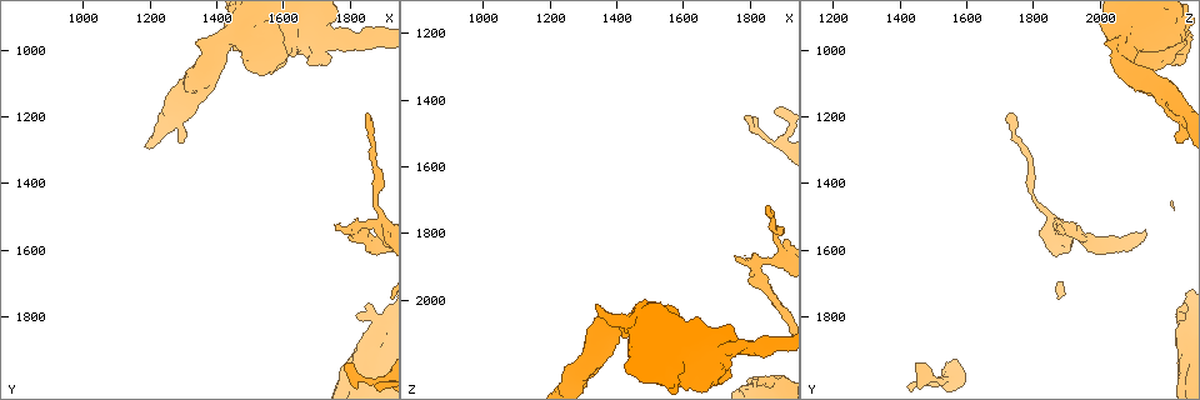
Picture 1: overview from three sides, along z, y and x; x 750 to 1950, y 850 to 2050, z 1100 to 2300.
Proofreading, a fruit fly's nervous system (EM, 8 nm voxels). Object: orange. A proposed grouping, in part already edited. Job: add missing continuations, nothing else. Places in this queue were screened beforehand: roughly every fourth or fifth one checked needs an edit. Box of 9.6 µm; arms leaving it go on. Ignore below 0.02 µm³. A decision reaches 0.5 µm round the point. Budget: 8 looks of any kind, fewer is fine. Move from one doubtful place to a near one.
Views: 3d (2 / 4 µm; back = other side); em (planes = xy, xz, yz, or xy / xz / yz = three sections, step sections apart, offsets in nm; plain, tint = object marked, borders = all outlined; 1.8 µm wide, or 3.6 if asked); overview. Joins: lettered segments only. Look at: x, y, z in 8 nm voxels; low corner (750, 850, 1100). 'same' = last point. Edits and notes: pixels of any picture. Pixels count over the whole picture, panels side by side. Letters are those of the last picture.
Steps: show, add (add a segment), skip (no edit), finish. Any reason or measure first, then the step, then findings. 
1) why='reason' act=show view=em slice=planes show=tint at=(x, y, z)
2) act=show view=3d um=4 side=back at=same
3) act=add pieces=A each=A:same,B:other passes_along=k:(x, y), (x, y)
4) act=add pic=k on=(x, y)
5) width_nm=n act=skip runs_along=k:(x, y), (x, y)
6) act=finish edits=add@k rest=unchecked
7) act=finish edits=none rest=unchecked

act=show view=em um=3.6 slice=planes show=borders at=(1430, 970, 2070)

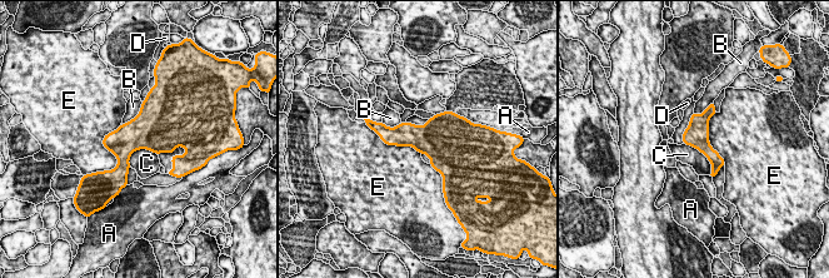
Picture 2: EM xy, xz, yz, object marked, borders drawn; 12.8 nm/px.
act=skip each=A:other,B:other,C:other,D:other,E:other border=2:(684, 143), (707, 158), (709, 175) found='no lettered segment goes on from it'

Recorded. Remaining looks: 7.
why='an open end' act=show view=3d um=4 at=(1860, 1200, 1740)

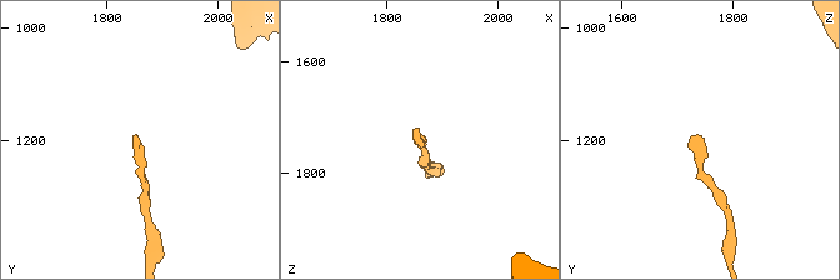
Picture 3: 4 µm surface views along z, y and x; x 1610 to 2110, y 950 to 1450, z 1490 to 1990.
why='now the EM' act=show view=em slice=planes show=plain at=(1850, 1185, 1735)

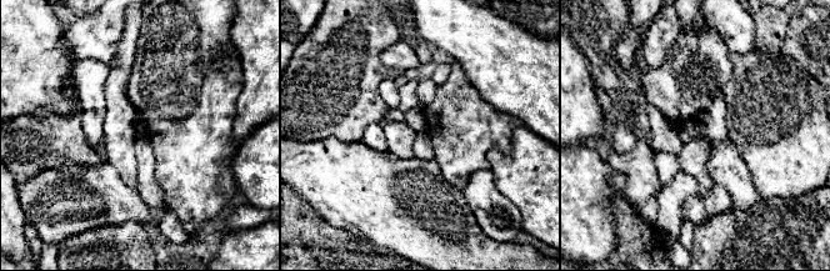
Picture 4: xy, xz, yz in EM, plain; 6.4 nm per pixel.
why='what lies round it' act=show view=em slice=planes show=borders at=same

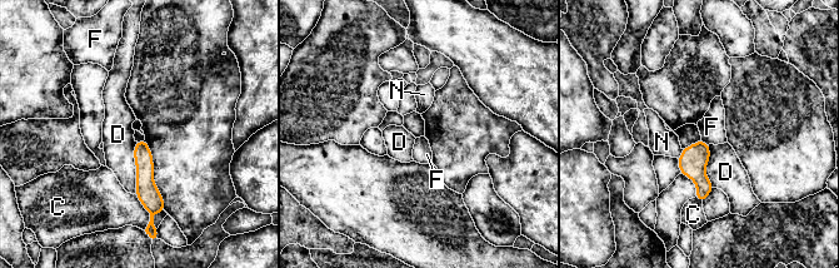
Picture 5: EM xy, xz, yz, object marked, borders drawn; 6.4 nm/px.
longest_contact=D:340nm act=skip each=C:other,D:other,F:other,N:other found='no lettered segment goes on from it'

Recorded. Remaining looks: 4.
why='free end' act=show view=3d um=4 at=(1750, 1520, 1870)

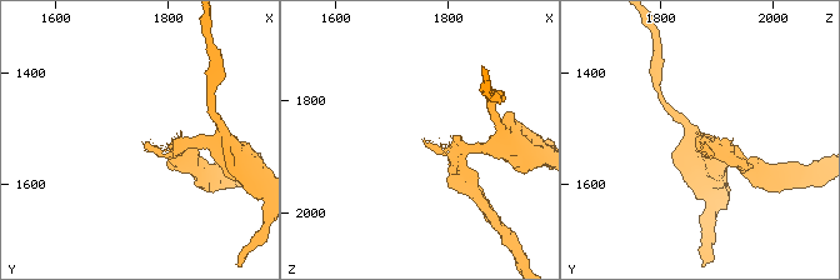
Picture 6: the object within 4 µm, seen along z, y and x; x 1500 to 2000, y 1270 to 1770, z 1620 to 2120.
why='shape alone is not enough' act=show view=em slice=planes show=borders at=(1755, 1520, 1875)

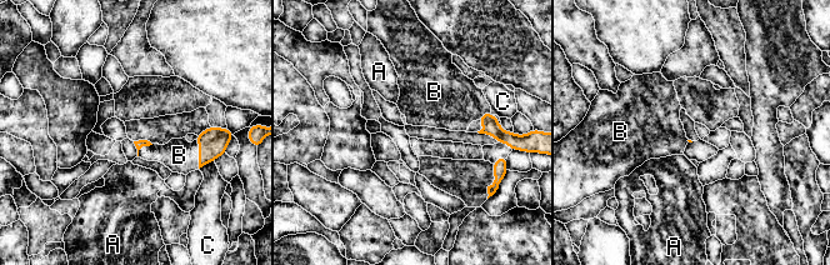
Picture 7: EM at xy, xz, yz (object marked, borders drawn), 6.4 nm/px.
act=add pieces=B each=A:other,B:same,C:other passes_along=7:(213, 143), (199, 154), (179, 155) found='the neuron continues'

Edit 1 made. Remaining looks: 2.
act=finish edits=add@7 rest=unchecked

